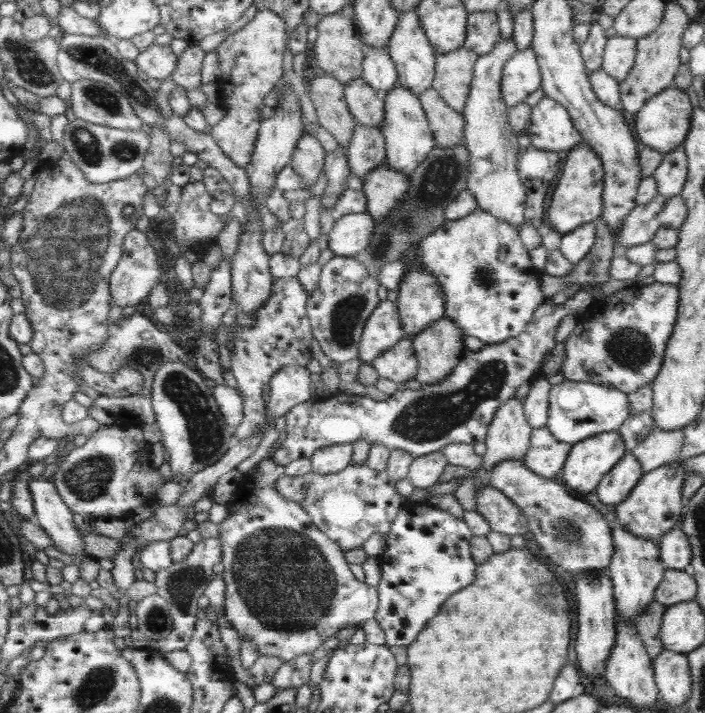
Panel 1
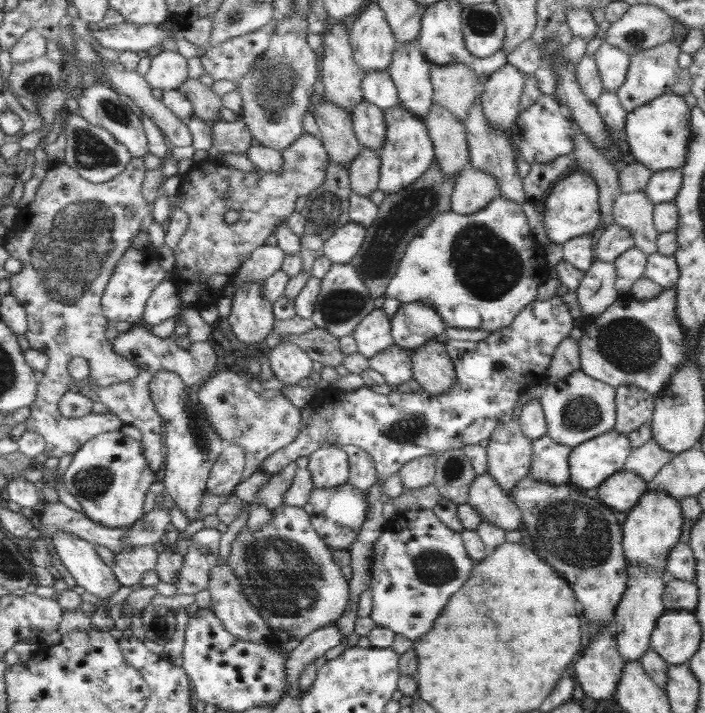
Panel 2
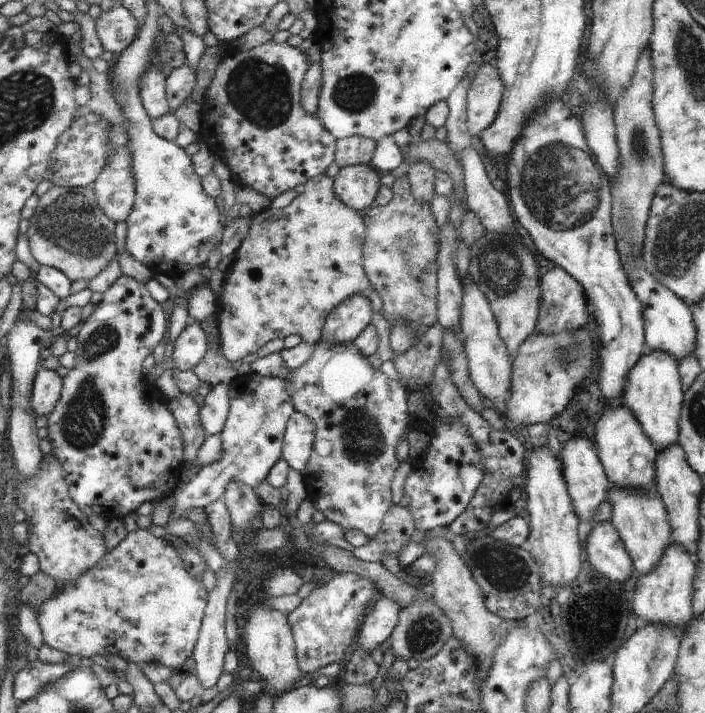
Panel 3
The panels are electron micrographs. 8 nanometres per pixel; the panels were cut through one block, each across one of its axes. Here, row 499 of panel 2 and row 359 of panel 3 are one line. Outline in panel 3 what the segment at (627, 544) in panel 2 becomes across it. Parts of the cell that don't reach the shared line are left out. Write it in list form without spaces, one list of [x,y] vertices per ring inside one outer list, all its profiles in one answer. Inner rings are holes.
[[[661,350],[644,351],[633,368],[629,368],[629,374],[625,376],[625,388],[621,388],[622,405],[633,414],[639,428],[657,451],[677,442],[677,418],[684,393],[677,365],[673,356]]]

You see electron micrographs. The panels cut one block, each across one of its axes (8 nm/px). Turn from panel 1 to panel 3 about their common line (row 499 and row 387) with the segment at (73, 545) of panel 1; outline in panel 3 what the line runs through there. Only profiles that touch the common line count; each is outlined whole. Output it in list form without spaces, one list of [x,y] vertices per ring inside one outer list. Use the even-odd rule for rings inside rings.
[[[40,366],[33,389],[33,410],[37,417],[48,417],[57,406],[61,395],[63,394],[63,382],[61,376],[58,376],[55,370],[45,366]]]

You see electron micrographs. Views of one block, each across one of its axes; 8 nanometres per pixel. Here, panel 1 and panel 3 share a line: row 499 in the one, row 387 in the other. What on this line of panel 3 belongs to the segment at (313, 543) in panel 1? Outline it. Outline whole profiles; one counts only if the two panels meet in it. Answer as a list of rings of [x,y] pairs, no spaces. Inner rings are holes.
[[[252,371],[247,375],[236,377],[230,385],[230,410],[221,433],[223,440],[223,458],[215,464],[204,465],[196,475],[188,482],[181,483],[175,492],[175,508],[173,518],[185,518],[192,508],[203,508],[219,501],[228,488],[228,483],[243,482],[253,488],[260,486],[269,476],[269,473],[276,466],[277,462],[284,455],[284,440],[288,430],[288,420],[296,414],[297,408],[293,404],[293,388],[289,388],[289,380],[283,380],[279,376],[261,376]]]

